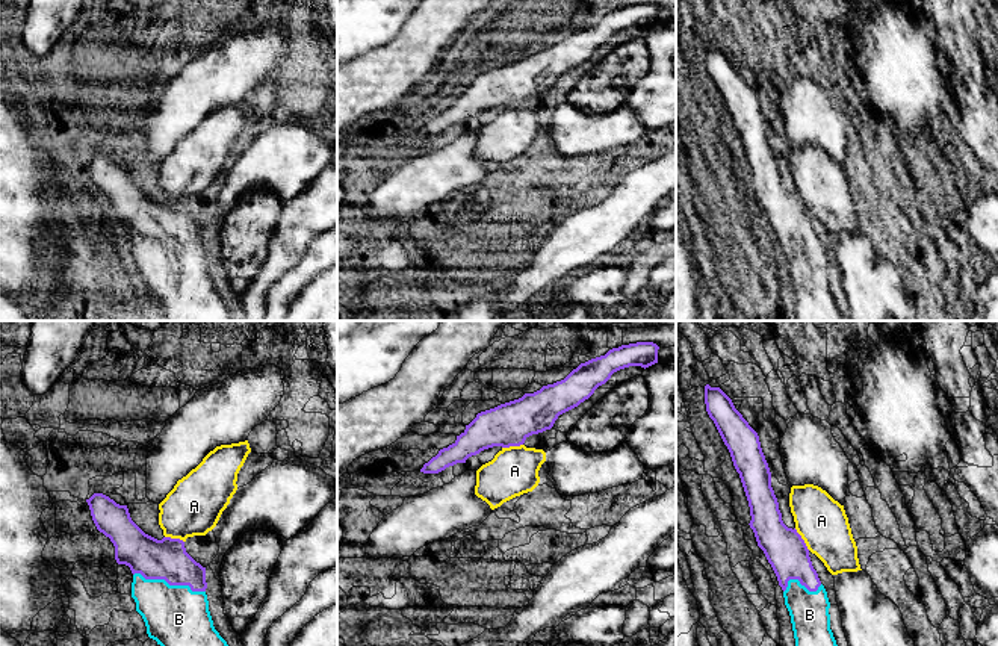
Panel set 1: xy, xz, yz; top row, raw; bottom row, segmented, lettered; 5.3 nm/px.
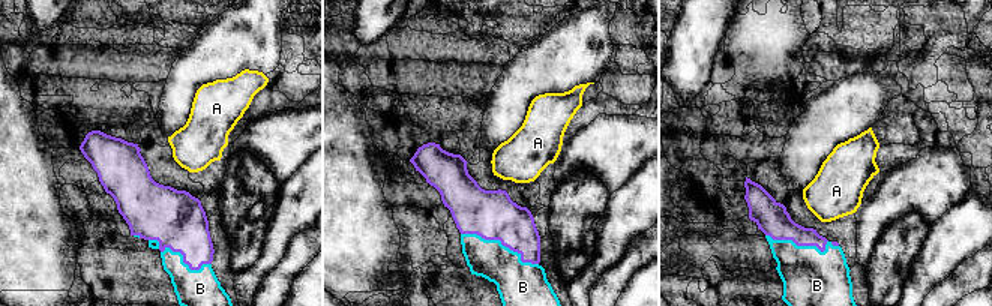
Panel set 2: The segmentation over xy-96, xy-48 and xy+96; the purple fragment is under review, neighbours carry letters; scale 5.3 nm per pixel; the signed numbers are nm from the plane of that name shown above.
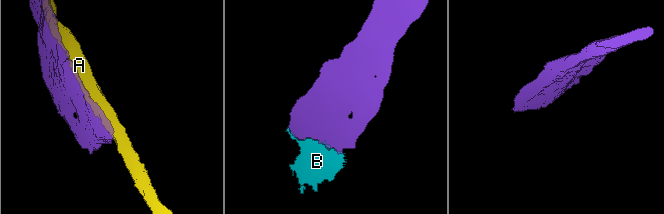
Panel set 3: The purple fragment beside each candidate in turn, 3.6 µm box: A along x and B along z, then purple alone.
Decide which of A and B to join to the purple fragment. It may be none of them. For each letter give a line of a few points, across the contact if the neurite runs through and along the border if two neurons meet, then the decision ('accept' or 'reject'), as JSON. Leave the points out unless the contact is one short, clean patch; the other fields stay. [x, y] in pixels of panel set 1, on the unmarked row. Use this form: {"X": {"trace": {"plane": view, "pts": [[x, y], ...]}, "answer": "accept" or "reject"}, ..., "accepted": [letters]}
{"A": {"trace": {"plane": "yz", "pts": [[794, 189], [809, 211]]}, "answer": "reject"}, "B": {"answer": "accept"}, "accepted": ["B"]}

